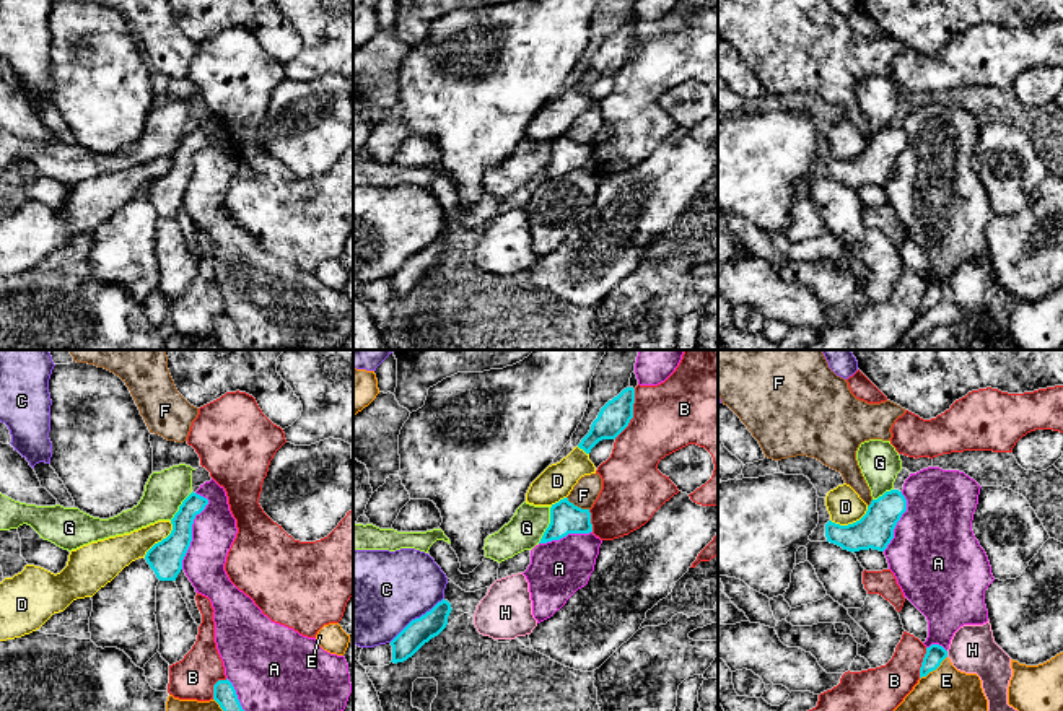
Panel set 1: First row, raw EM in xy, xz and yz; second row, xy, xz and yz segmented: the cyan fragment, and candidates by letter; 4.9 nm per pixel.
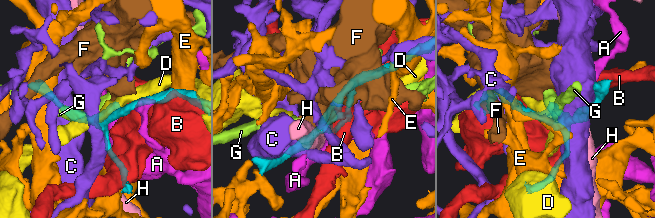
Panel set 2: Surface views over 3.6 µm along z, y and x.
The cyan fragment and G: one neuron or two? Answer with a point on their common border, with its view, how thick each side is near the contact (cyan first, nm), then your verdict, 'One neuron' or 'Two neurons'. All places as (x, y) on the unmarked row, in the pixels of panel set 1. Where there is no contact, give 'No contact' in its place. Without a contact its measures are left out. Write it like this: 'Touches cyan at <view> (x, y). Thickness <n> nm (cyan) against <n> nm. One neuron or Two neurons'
Touches cyan at xz (549, 160). Thickness 160 nm (cyan) against 180 nm. Two neurons

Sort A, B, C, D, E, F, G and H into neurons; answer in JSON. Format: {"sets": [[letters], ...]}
{"sets": [["A"], ["B"], ["C"], ["D"], ["E"], ["F"], ["G"], ["H"]]}

